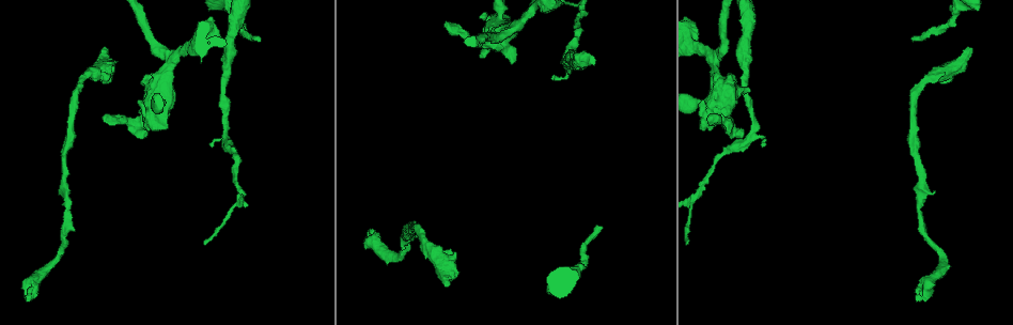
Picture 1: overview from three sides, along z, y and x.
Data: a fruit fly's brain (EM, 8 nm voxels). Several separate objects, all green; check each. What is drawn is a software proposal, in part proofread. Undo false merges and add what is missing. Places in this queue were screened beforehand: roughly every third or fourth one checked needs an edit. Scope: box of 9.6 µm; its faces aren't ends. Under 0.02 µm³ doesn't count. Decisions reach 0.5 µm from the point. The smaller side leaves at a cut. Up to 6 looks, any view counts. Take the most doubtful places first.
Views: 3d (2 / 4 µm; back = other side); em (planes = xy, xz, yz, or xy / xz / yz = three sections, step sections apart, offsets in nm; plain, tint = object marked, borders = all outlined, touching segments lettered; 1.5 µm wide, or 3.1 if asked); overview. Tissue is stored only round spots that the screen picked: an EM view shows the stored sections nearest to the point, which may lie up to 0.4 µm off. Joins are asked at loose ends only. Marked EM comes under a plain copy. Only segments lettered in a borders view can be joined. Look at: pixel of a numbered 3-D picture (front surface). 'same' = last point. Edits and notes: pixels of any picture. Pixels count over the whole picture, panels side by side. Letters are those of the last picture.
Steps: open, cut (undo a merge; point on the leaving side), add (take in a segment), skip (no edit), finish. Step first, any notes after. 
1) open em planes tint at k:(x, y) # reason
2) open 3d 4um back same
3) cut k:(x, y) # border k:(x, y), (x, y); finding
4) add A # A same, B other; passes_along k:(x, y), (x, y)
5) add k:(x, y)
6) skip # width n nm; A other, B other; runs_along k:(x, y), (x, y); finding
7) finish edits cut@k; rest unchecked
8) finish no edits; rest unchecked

open 3d 2um at 1:(445, 286)

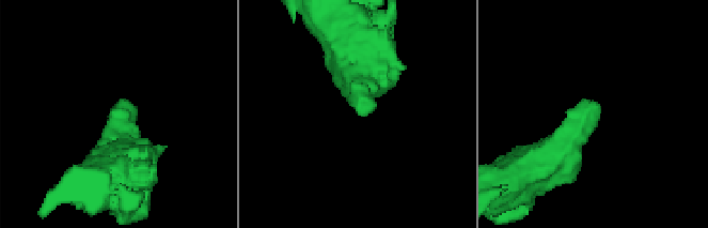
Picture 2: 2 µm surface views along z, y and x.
open em xy step 4 borders at 2:(120, 106) # need the tissue

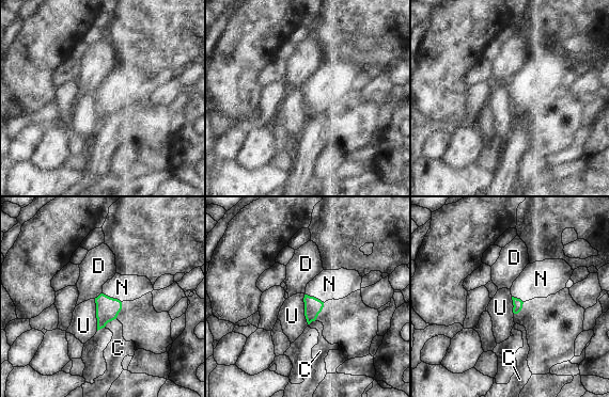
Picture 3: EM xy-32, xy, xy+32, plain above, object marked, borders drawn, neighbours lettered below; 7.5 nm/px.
add N # longest_contact U 240 nm; C other, D other, N same, U other; passes_along 3:(107, 308), (112, 298), (122, 287); it goes on there

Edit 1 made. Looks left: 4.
open overview # redraw

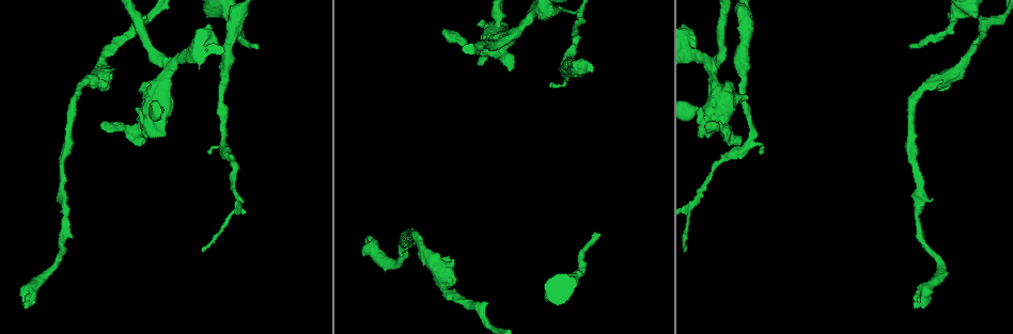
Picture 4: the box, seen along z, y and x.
open 3d 2um back at 4:(209, 152) # tapers out

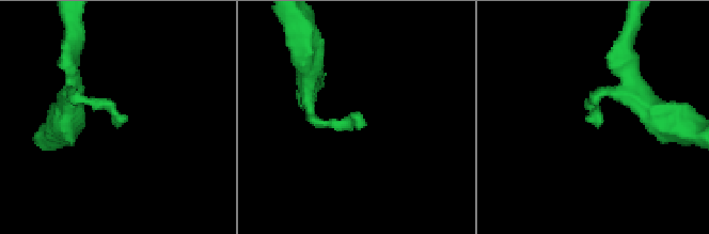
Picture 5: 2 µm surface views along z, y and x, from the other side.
open em planes borders at 5:(600, 126)

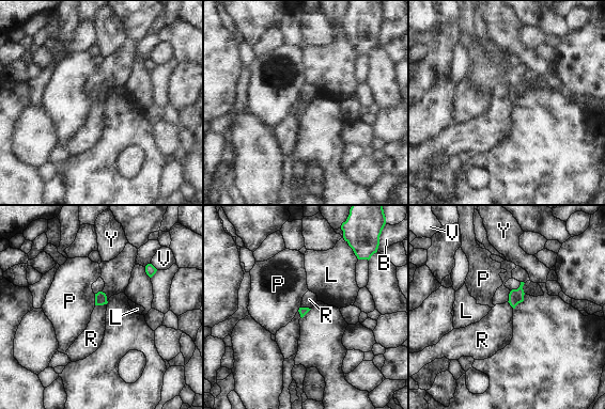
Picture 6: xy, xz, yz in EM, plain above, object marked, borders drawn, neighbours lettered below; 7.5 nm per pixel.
skip # B other, L other, P other, R other, V other, Y other; border 6:(106, 303), (95, 305); none of them fits

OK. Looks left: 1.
finish edits add@3; rest unchecked

